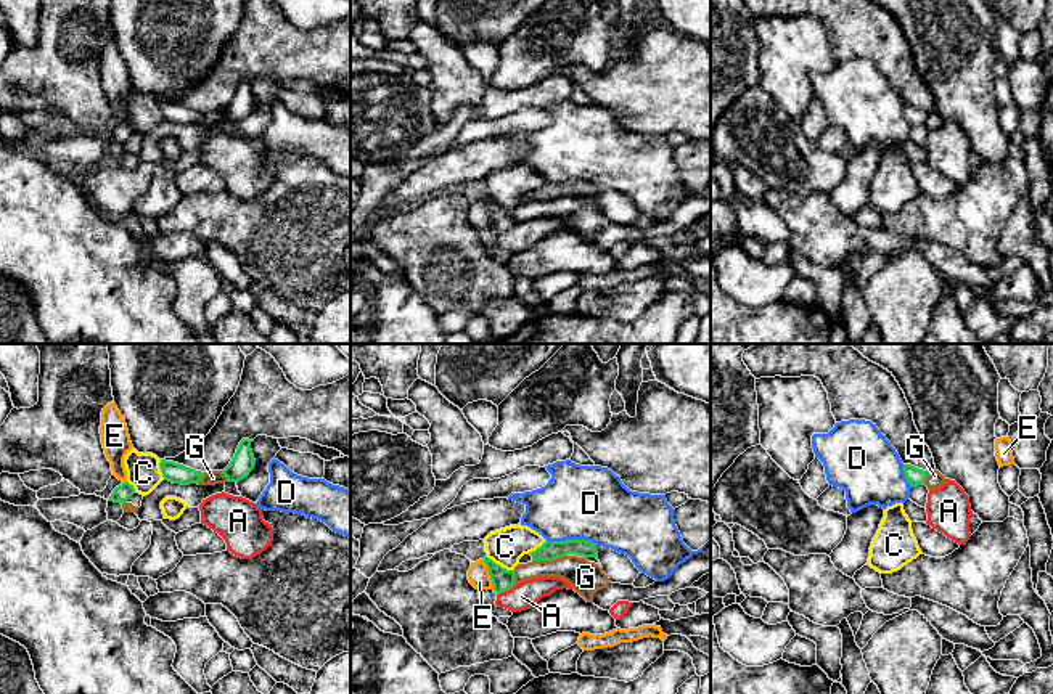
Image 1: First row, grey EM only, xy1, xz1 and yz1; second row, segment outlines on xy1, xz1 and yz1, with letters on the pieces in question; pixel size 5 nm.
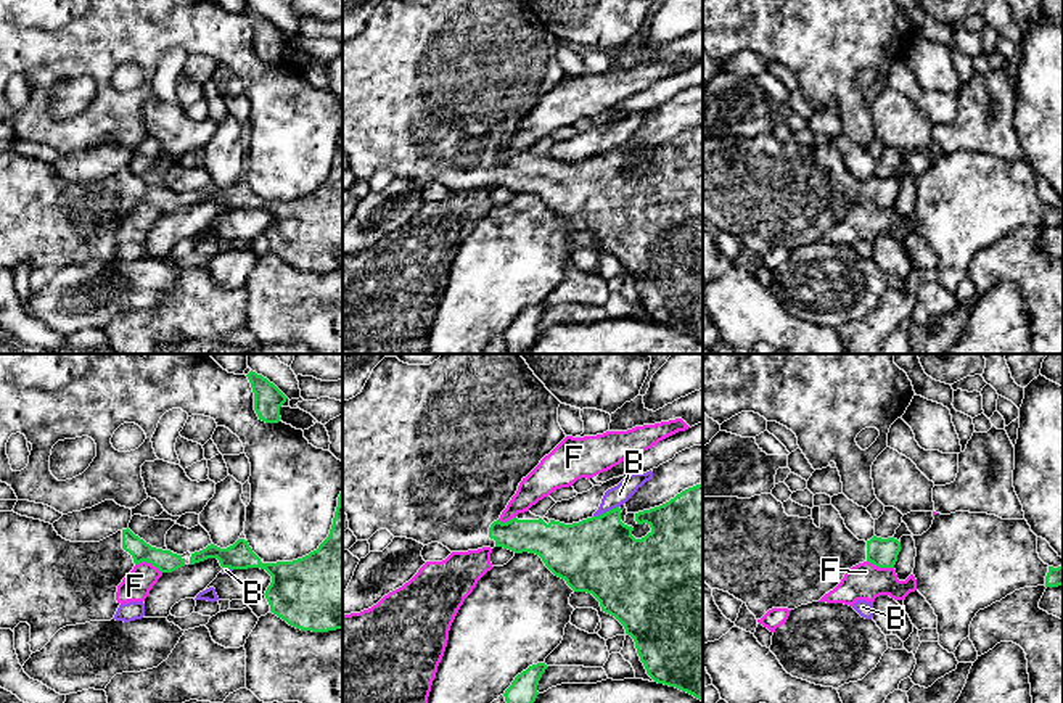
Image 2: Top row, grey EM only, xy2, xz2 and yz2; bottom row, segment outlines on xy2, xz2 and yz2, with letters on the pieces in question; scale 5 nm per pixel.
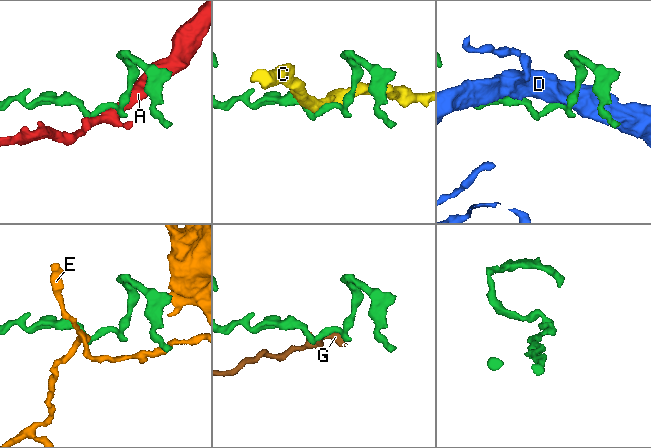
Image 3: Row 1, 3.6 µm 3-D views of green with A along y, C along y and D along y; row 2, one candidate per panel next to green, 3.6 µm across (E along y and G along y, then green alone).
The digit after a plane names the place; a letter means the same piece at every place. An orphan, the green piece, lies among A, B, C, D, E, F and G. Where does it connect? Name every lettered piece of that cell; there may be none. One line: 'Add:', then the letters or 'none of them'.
Add: none of them

